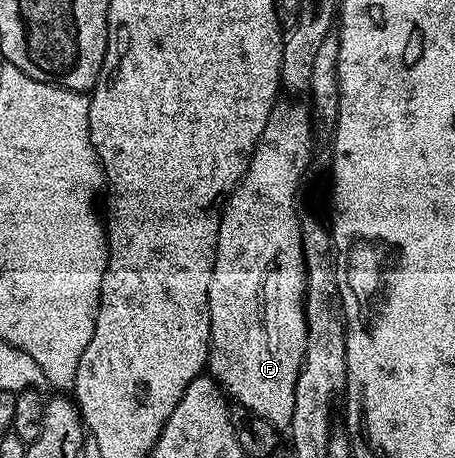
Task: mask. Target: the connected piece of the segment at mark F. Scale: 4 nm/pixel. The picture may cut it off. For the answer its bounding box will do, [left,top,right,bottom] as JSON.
[209,101,317,429]

